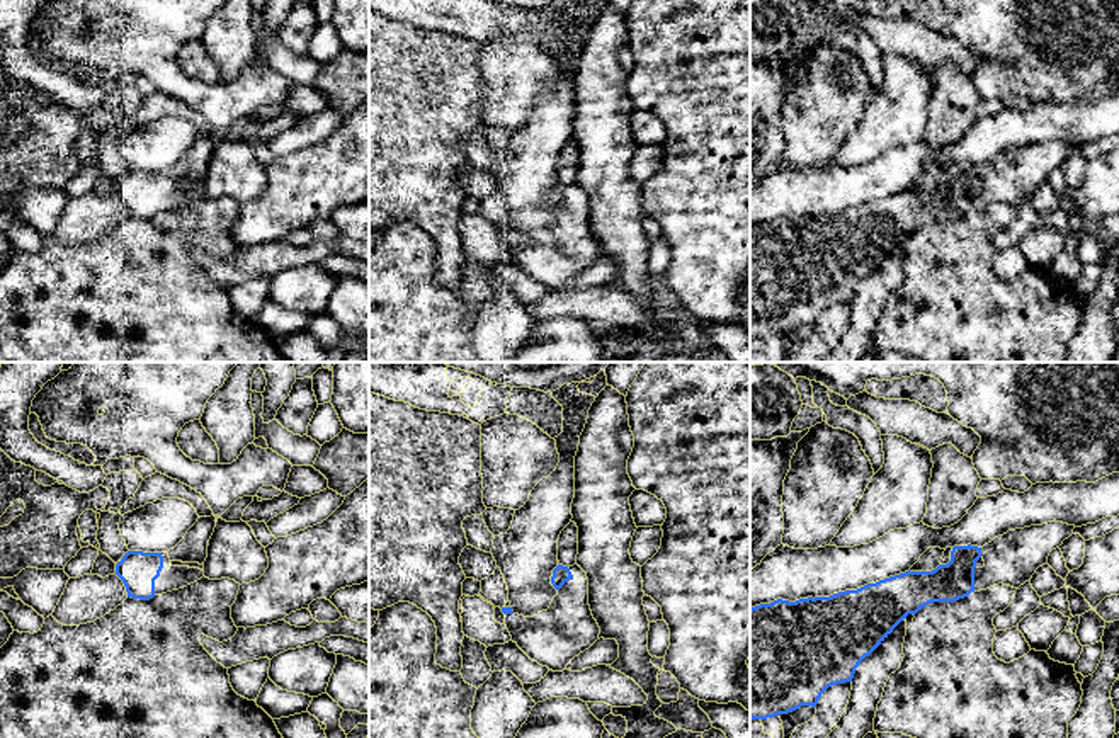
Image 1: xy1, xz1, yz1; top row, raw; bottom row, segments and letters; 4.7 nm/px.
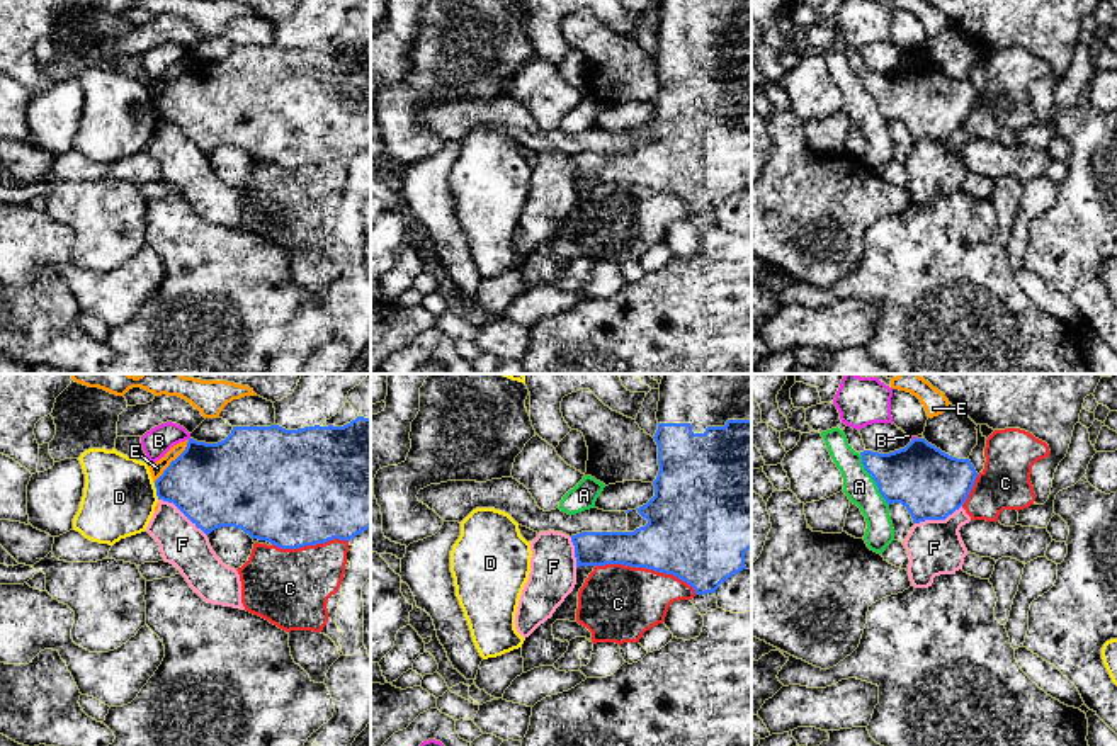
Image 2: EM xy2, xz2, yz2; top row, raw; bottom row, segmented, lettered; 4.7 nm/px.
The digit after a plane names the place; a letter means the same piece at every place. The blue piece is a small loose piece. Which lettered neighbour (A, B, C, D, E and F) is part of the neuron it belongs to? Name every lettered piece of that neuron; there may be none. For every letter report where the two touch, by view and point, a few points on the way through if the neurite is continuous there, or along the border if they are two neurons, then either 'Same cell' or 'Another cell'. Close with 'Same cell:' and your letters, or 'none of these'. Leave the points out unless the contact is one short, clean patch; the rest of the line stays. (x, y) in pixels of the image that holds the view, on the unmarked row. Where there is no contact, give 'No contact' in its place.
A: Touches blue at yz2 (873, 97). Boundary: yz2 (859, 73), (864, 89), (888, 124). Another cell
B: Touches blue at yz2 (913, 58). Boundary: yz2 (917, 56), (912, 60). Another cell
C: Touches blue at xz2 (646, 187). Another cell
D: Touches blue at xy2 (157, 111). Boundary: xy2 (153, 102), (158, 118). Another cell
E: Touches blue at xy2 (172, 80). Another cell
F: Touches blue at xy2 (182, 131). Boundary: xy2 (158, 118), (174, 123), (206, 155). Another cell
Same cell: none of these

